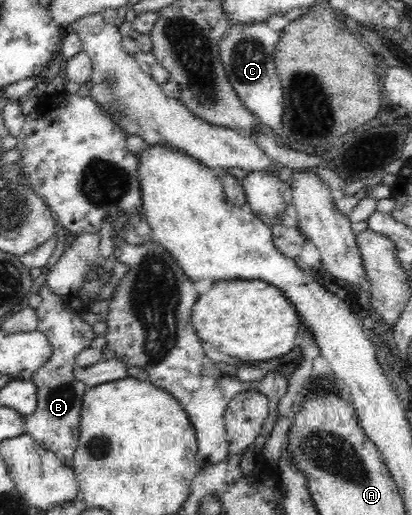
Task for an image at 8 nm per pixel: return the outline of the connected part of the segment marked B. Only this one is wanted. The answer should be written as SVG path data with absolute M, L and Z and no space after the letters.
M43 280L37 283L36 287L39 296L41 297L40 305L35 309L36 315L38 316L38 330L40 330L50 342L52 346L52 355L50 359L40 367L40 370L36 371L33 376L33 383L38 389L38 405L36 410L25 417L25 429L26 434L30 435L40 446L44 446L52 453L59 457L60 463L65 466L72 466L77 444L79 441L79 427L81 420L81 412L83 409L84 395L87 391L87 385L82 381L77 381L75 377L75 368L77 367L75 357L87 347L90 347L90 343L96 337L92 330L92 325L87 323L79 313L78 310L72 311L69 306L69 301L73 298L70 297L68 300L60 297L60 295L52 292L50 287L46 286Z

